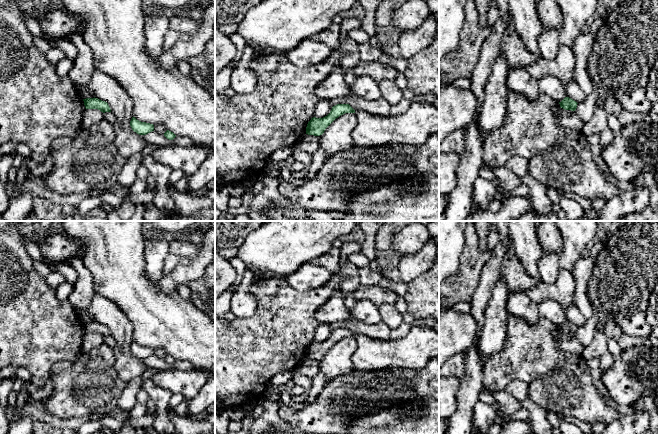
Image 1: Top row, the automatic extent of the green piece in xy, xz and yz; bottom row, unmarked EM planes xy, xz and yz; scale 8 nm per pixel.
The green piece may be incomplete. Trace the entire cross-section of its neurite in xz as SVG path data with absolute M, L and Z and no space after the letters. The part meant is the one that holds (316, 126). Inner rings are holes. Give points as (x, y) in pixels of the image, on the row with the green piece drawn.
M337 104L332 107L330 113L323 118L313 117L308 122L306 134L320 136L325 129L339 116L345 113L355 113L355 110L349 104Z

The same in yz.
M565 97L559 104L565 110L575 111L578 103L569 97Z

